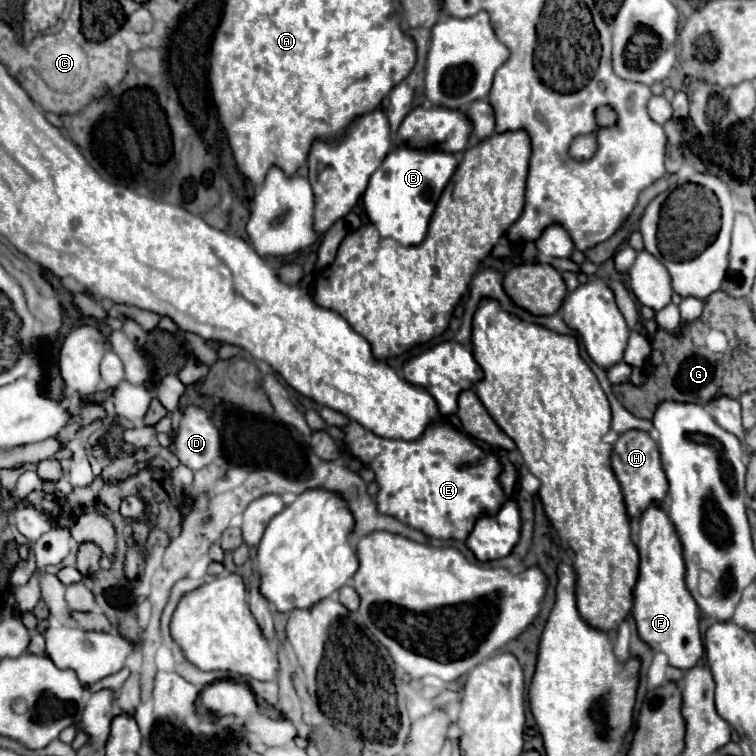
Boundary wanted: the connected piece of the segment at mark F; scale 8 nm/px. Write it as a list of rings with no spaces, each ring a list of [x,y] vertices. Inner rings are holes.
[[[650,505],[642,513],[638,537],[640,567],[638,581],[632,591],[632,615],[636,619],[638,633],[654,651],[666,653],[670,665],[678,669],[690,669],[700,661],[704,645],[698,629],[698,605],[686,587],[686,565],[680,537],[668,513],[660,505]]]

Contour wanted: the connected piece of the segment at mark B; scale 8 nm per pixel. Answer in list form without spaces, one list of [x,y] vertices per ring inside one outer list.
[[[396,147],[388,153],[382,165],[374,171],[364,191],[362,203],[370,223],[376,225],[380,237],[392,237],[400,245],[418,245],[428,231],[436,201],[456,171],[456,157],[442,149],[412,149]]]

